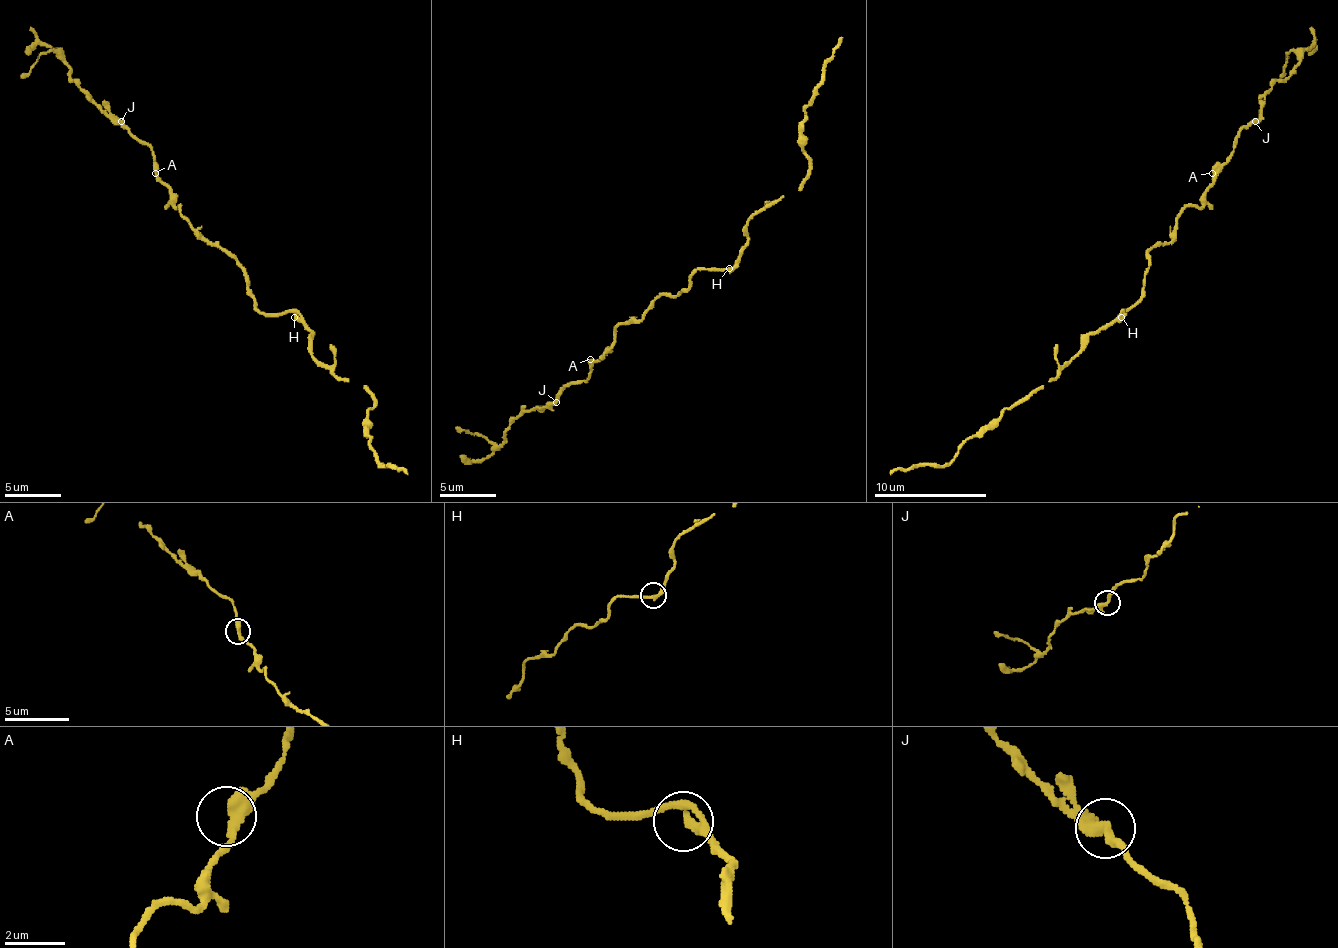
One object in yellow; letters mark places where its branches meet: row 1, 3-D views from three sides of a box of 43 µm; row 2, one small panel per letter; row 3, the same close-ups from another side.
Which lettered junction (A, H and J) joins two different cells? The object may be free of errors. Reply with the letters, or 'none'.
J

